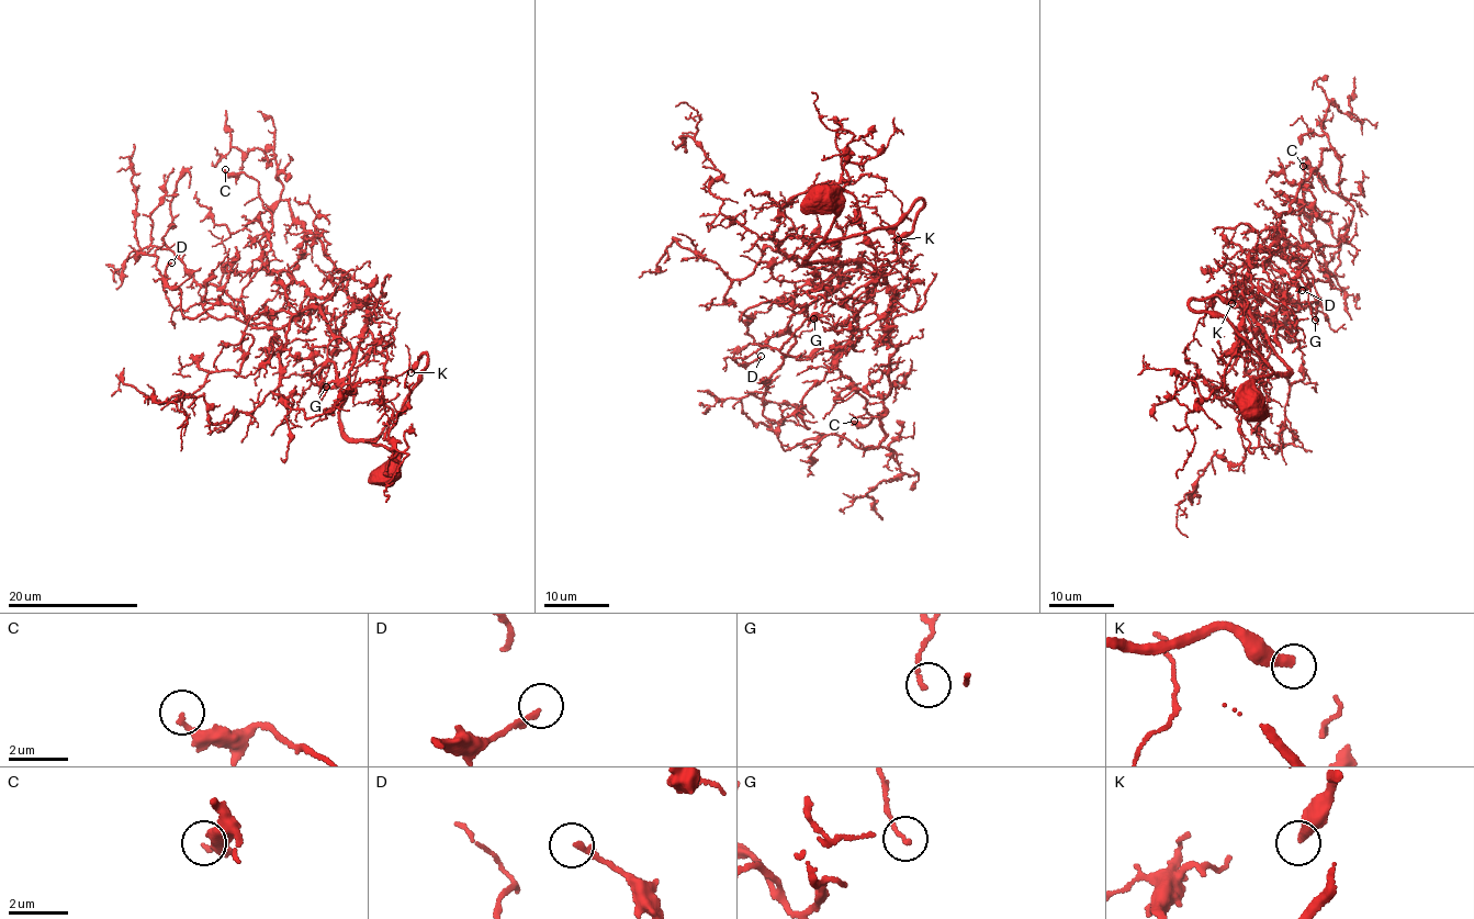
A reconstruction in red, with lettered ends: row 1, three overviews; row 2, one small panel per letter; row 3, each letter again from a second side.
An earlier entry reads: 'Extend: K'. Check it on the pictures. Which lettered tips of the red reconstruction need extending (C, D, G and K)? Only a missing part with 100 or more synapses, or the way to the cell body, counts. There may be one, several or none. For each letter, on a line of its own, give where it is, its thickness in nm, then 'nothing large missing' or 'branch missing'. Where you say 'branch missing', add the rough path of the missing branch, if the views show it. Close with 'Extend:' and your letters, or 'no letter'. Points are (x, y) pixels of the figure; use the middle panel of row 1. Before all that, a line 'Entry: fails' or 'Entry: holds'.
Entry: holds
C: (854, 421) | 200 nm | nothing large missing
D: (761, 356) | 160 nm | nothing large missing
G: (813, 318) | 130 nm | nothing large missing
K: (898, 239) | 380 nm | branch missing
Extend: K

